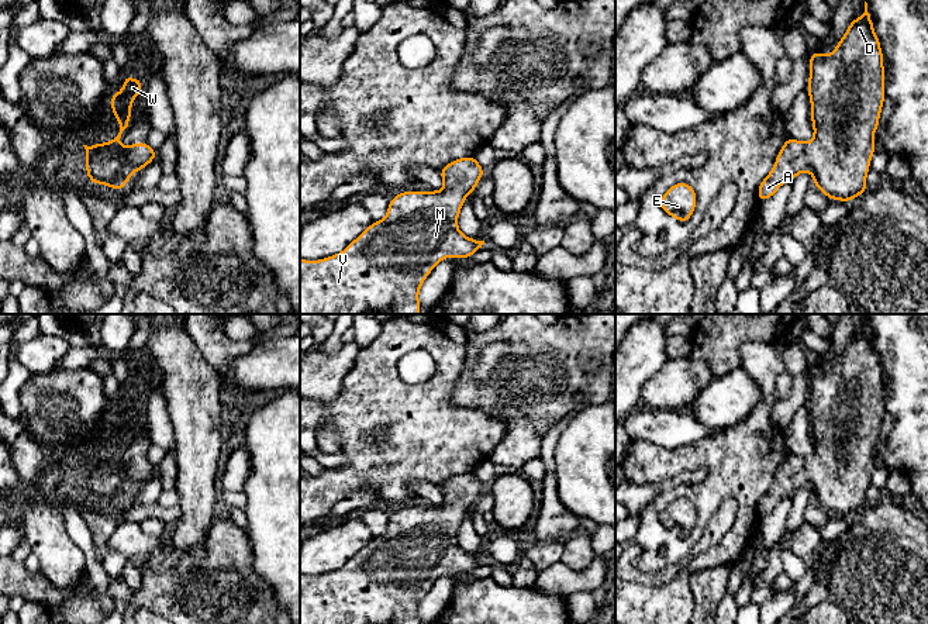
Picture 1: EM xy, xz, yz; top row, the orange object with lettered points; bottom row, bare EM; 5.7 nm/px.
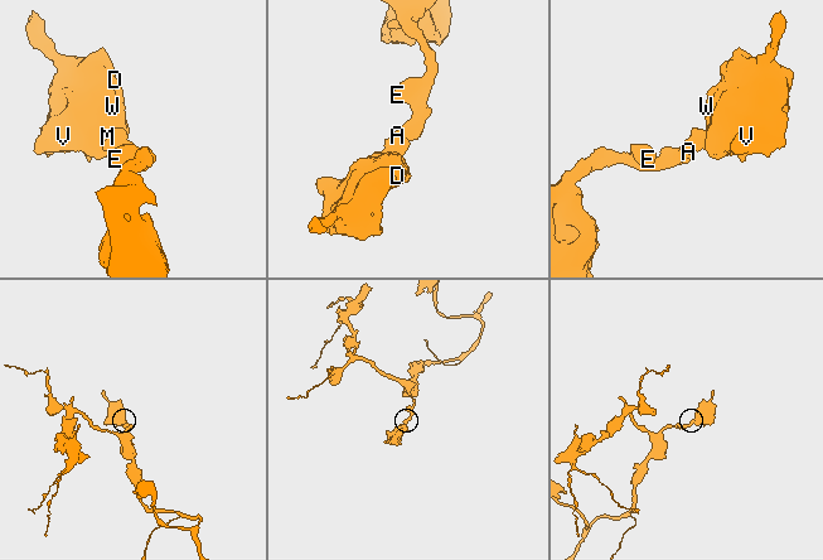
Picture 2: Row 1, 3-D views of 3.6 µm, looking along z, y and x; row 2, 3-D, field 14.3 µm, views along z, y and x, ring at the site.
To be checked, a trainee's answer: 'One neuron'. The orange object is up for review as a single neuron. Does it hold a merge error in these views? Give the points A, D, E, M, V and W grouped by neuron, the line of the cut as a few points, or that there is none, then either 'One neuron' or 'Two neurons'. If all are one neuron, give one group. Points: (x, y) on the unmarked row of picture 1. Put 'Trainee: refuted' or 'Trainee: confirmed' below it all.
Groups: A D E M V W. No split. One neuron
Trainee: confirmed

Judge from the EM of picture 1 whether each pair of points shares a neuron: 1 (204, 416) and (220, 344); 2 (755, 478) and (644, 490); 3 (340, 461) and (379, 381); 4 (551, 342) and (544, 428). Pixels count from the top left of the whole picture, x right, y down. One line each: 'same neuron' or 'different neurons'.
1: different neurons
2: different neurons
3: different neurons
4: different neurons

